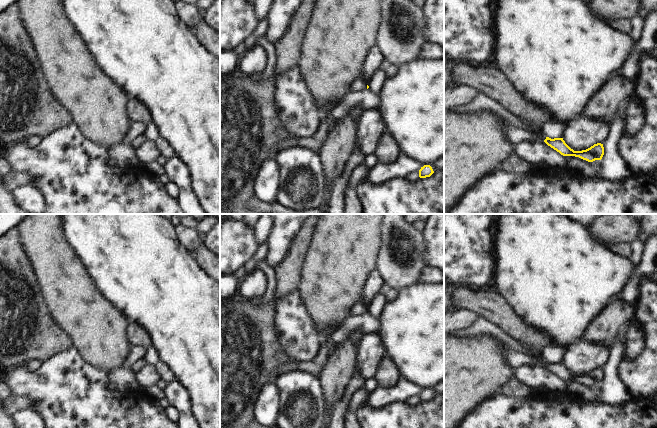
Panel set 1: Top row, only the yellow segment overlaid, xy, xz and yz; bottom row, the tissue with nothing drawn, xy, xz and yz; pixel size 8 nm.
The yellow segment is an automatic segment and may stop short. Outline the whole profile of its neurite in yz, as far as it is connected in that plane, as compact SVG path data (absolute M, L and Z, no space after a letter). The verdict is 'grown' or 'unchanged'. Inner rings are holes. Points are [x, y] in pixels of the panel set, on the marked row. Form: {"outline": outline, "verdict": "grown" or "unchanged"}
{"outline": "M543 126L539 129L530 129L529 131L535 132L537 135L541 136L548 146L563 156L575 156L588 162L593 162L595 160L601 160L604 155L604 147L601 143L594 144L586 150L574 151L565 143L563 138L549 138L545 133Z", "verdict": "grown"}

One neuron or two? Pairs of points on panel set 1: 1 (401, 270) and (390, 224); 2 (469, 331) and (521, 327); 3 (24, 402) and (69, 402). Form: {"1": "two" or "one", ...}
{"1": "one", "2": "two", "3": "two"}

